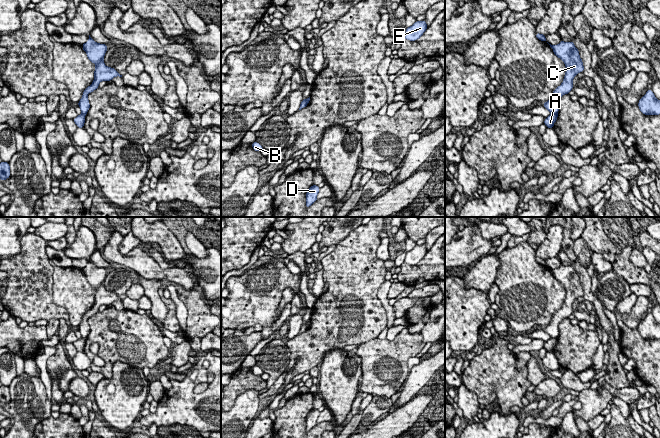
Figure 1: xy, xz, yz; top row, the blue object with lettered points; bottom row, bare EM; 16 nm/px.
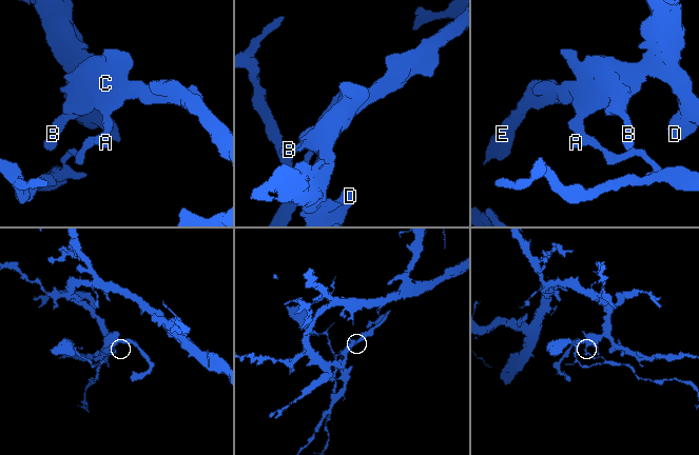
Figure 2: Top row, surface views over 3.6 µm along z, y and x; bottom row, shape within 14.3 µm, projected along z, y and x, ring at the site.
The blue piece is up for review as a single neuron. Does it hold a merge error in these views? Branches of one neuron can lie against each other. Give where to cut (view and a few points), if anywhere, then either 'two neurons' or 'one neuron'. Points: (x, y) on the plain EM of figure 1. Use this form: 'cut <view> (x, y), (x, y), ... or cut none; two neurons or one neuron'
cut yz (551, 337), (556, 338); two neurons

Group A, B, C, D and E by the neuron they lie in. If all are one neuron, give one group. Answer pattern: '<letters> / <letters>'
A / B C D E

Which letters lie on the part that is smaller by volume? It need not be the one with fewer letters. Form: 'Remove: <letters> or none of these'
Remove: A

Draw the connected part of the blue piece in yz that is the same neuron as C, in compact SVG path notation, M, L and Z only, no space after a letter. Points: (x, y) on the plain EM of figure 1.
M560 264L560 267L557 269L549 269L553 273L554 278L564 286L566 291L563 306L553 315L551 322L543 327L544 332L551 338L557 338L559 336L558 324L564 318L569 318L573 313L573 303L578 297L584 295L584 290L579 274L572 265L564 266Z

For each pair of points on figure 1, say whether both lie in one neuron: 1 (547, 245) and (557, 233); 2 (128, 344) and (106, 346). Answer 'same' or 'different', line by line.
1: same
2: same

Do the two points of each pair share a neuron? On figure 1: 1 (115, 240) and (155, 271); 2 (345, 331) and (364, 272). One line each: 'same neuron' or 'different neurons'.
1: same neuron
2: same neuron

